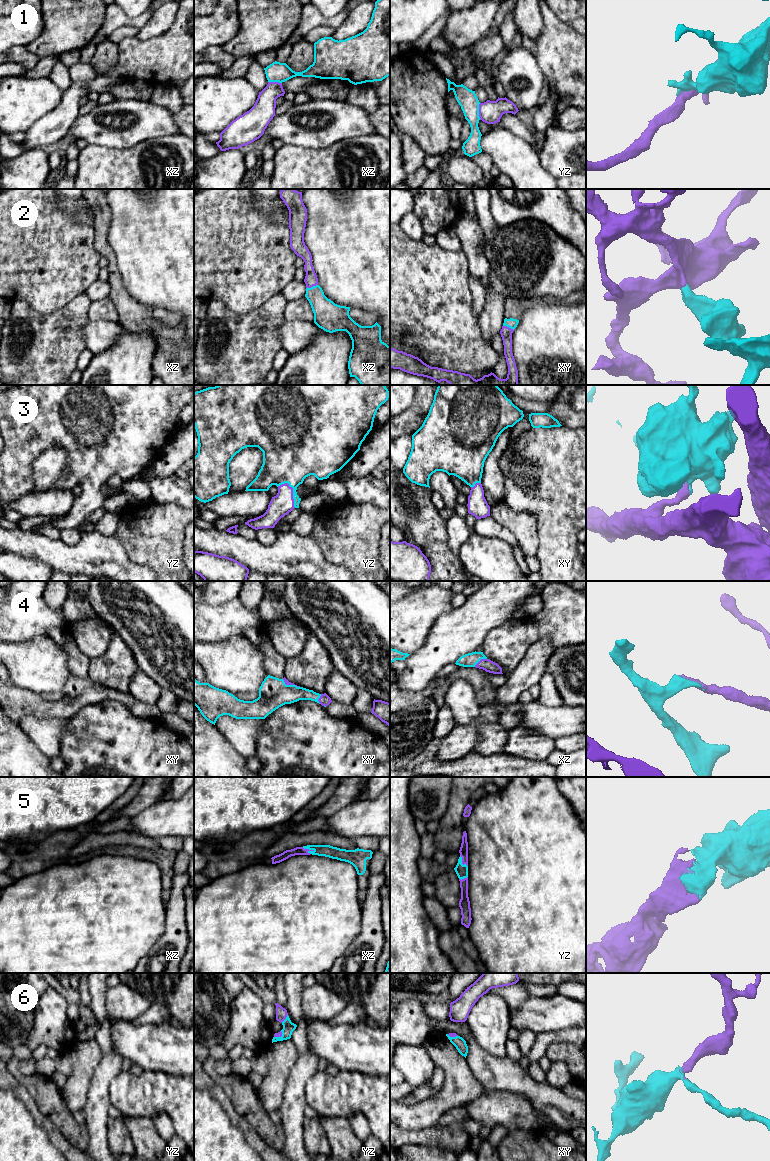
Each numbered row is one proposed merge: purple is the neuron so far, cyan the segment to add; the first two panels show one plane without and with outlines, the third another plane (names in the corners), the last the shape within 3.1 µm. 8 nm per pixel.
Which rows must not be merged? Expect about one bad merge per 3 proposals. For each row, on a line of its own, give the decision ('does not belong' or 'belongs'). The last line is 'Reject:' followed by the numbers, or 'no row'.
1: does not belong
2: belongs
3: belongs
4: belongs
5: belongs
6: belongs
Reject: 1

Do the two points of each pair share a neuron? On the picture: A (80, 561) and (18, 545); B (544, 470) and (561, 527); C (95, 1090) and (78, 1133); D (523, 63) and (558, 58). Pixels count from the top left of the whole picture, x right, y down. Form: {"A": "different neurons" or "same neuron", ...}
{"A": "same neuron", "B": "same neuron", "C": "different neurons", "D": "different neurons"}

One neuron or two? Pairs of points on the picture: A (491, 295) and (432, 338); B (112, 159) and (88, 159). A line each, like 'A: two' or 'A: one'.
A: two
B: one

